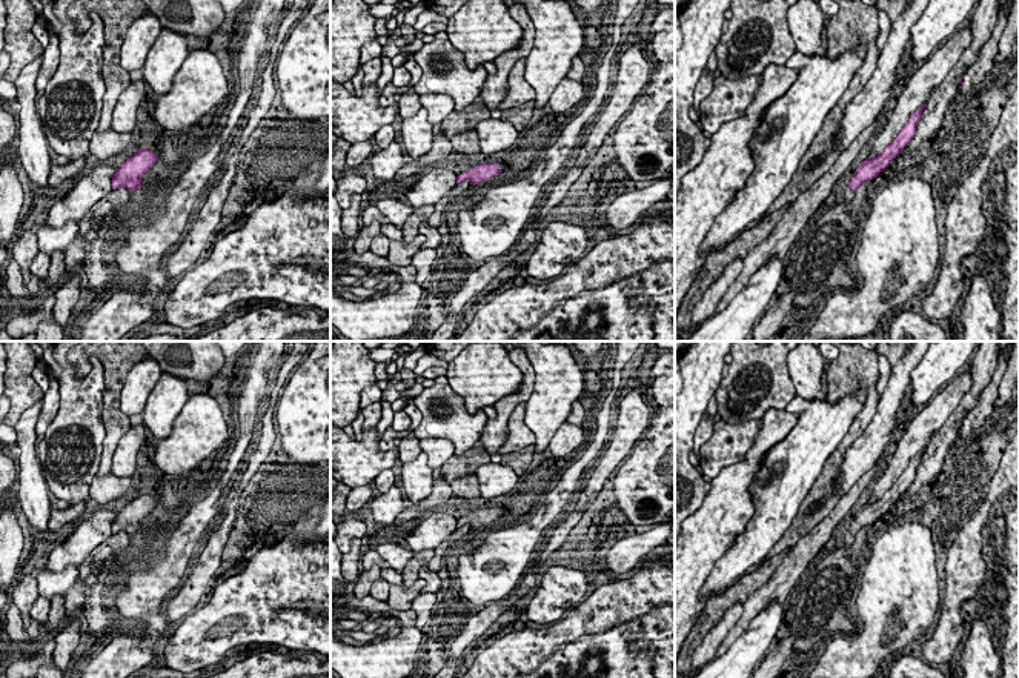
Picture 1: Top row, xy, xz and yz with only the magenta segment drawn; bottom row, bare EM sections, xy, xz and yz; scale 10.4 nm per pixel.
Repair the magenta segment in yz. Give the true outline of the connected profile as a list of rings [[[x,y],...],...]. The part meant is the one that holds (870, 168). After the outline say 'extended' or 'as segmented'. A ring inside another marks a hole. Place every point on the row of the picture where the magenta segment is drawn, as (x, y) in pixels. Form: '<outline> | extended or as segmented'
[[[927,103],[913,112],[907,125],[899,131],[896,138],[876,157],[865,158],[850,178],[848,189],[845,191],[844,203],[850,203],[855,198],[856,191],[867,181],[876,178],[888,165],[902,152],[916,134],[916,126],[922,118],[922,112]]] | extended

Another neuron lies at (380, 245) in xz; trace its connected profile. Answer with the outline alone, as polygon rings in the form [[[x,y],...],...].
[[[378,234],[377,237],[373,237],[369,251],[380,257],[387,257],[389,246],[390,240],[384,234]]]

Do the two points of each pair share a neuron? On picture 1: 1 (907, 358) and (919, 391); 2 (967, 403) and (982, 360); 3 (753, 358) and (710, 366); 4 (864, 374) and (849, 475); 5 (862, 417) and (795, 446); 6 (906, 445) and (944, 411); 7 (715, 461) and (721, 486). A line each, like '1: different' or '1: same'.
1: different
2: same
3: different
4: different
5: different
6: same
7: different

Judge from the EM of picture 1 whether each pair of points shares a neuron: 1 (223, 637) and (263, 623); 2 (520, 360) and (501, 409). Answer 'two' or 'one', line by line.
1: one
2: one

